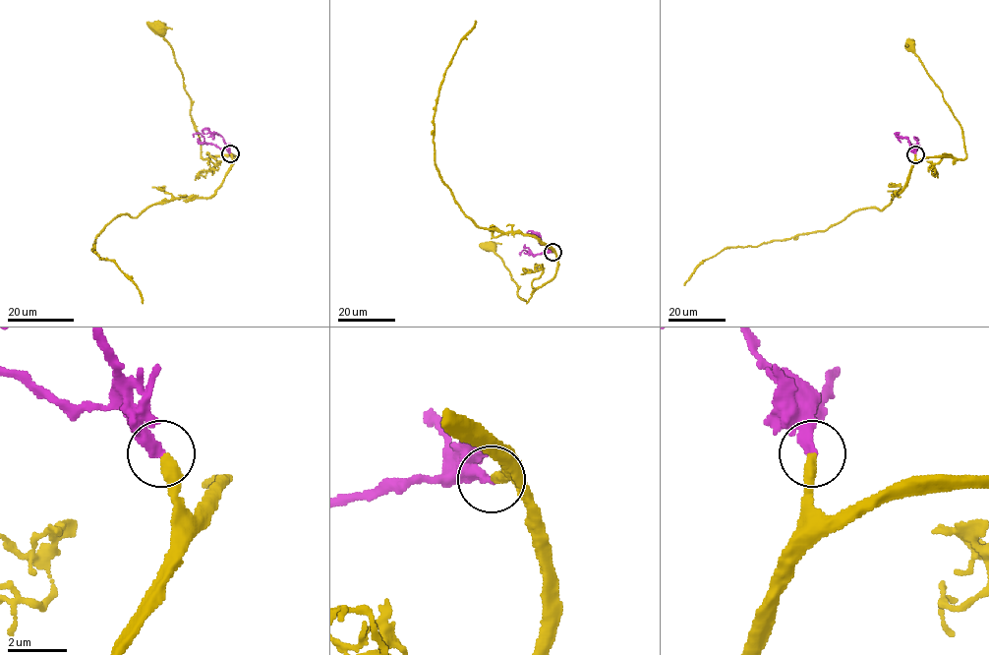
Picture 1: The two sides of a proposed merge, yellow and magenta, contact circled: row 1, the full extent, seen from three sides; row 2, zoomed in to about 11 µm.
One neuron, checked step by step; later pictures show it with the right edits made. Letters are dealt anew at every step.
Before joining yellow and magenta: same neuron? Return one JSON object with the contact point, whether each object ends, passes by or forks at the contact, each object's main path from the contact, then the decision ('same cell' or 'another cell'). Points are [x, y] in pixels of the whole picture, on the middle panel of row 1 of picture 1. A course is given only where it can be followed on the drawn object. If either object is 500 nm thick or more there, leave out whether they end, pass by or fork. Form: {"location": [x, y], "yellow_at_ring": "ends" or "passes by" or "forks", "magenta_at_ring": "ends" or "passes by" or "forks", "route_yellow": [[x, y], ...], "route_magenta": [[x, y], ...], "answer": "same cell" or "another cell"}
{"location": [552, 252], "yellow_at_ring": "ends", "magenta_at_ring": "ends", "route_yellow": [[552, 252], [555, 254], [556, 273], [536, 289], [527, 303], [517, 294], [517, 286], [503, 261], [488, 247]], "route_magenta": [[552, 252], [539, 237], [530, 234]], "answer": "same cell"}

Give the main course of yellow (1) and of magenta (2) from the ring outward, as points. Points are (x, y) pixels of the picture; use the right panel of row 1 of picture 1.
1: (915, 154), (917, 160), (942, 156), (963, 159), (966, 156), (961, 128), (910, 43)
2: (915, 154), (906, 138), (899, 137), (897, 133), (898, 137)

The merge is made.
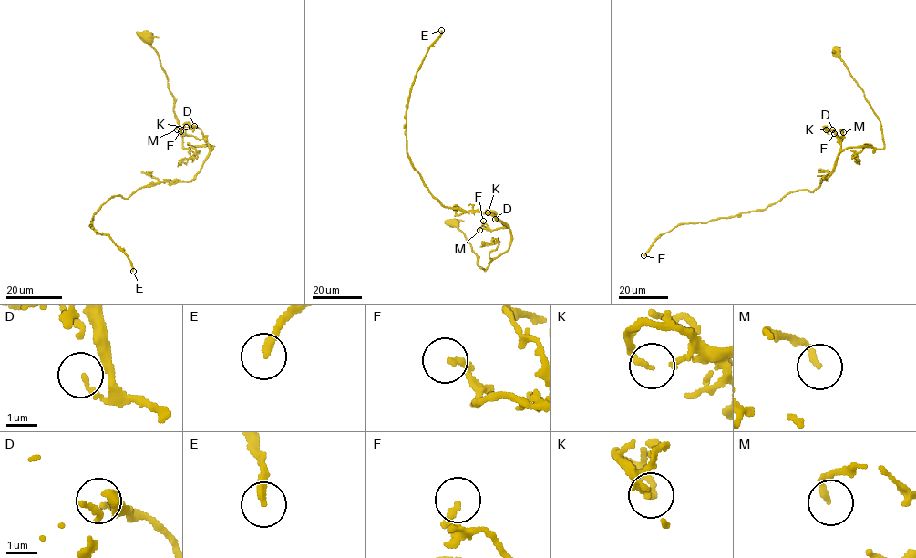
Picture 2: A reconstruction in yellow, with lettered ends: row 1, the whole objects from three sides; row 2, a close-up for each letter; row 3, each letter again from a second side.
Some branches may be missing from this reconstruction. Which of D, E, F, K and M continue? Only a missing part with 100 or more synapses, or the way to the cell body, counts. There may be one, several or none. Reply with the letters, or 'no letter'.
E

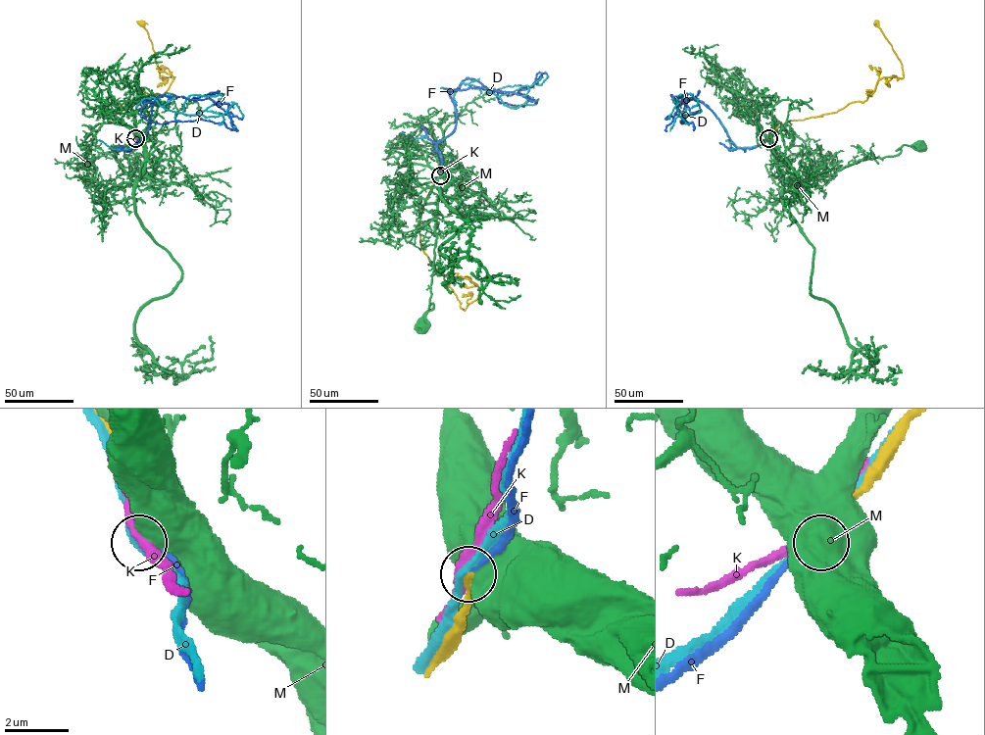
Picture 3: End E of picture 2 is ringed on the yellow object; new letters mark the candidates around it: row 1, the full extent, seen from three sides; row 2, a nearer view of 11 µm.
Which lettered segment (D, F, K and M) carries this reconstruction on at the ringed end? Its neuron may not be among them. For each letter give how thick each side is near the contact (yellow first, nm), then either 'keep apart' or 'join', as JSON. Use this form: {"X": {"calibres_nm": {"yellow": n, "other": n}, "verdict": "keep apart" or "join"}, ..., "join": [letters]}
{"D": {"calibres_nm": {"yellow": 280, "other": 240}, "verdict": "keep apart"}, "F": {"calibres_nm": {"yellow": 240, "other": 170}, "verdict": "join"}, "K": {"calibres_nm": {"yellow": 300, "other": 400}, "verdict": "keep apart"}, "M": {"calibres_nm": {"yellow": 320, "other": 800}, "verdict": "keep apart"}, "join": ["F"]}

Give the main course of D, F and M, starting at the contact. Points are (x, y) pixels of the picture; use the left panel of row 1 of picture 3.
D: (134, 138), (132, 147), (150, 124), (152, 97), (170, 110), (206, 117), (235, 104), (242, 119)
F: (135, 138), (132, 148), (150, 125), (152, 105), (145, 100), (163, 95), (228, 103), (237, 130)
M: (135, 137), (144, 146), (145, 158), (142, 171), (134, 180), (124, 155), (128, 147), (119, 146)

